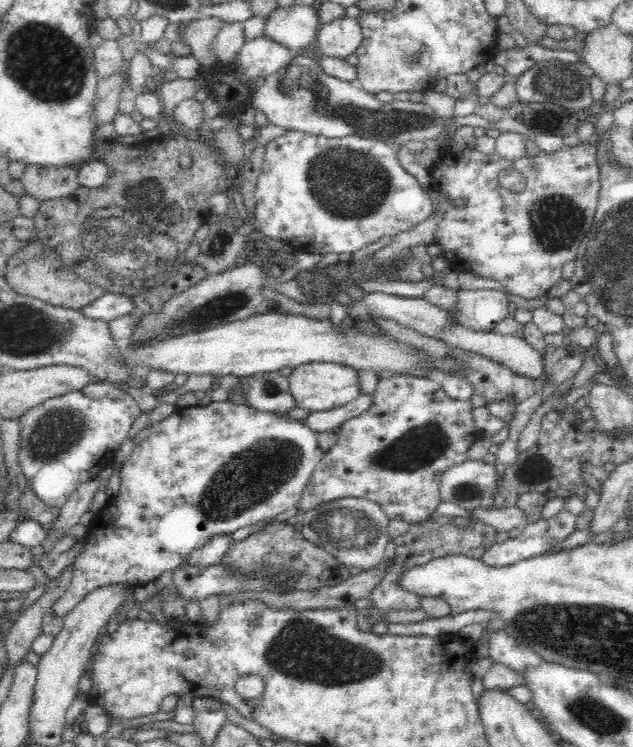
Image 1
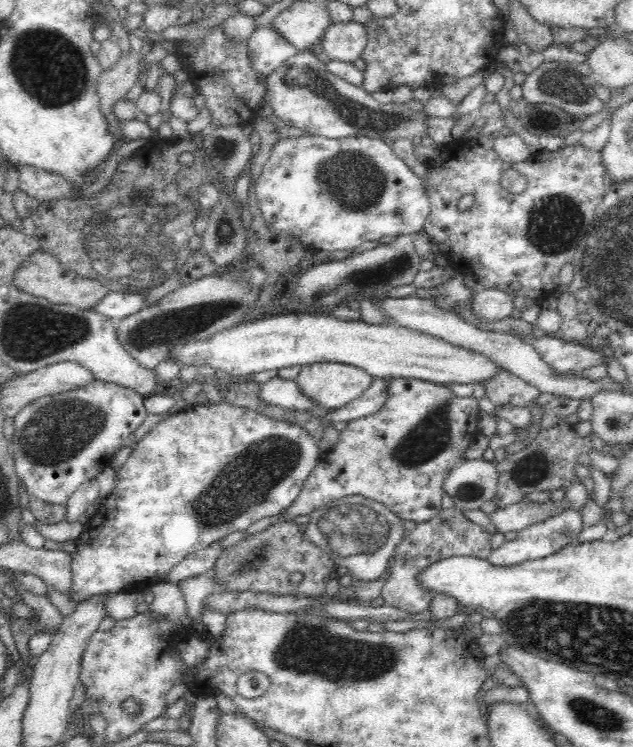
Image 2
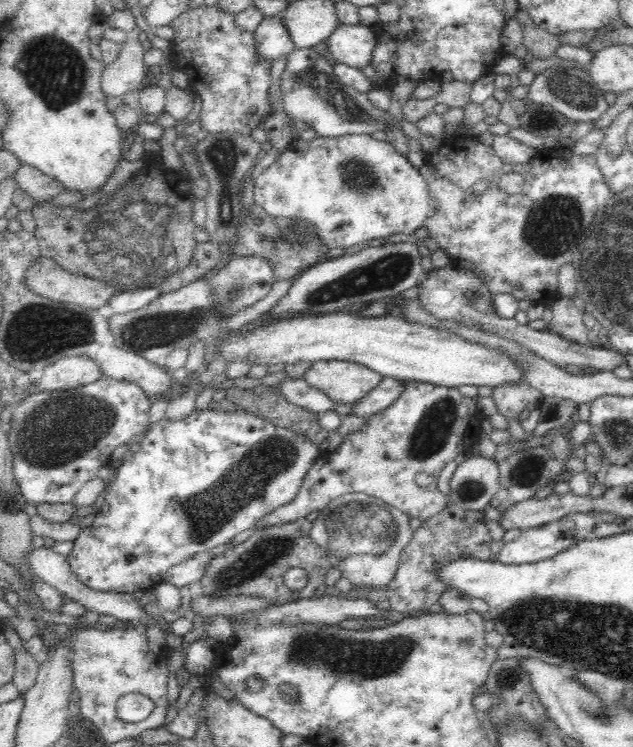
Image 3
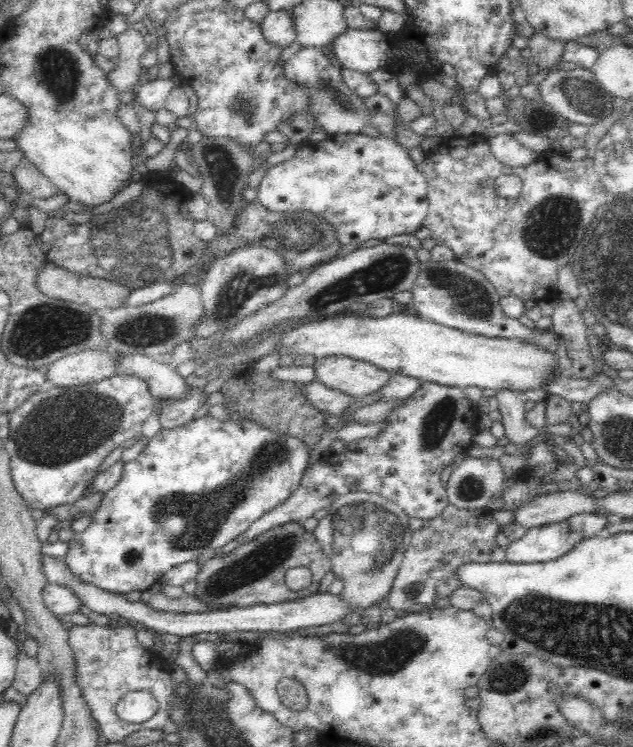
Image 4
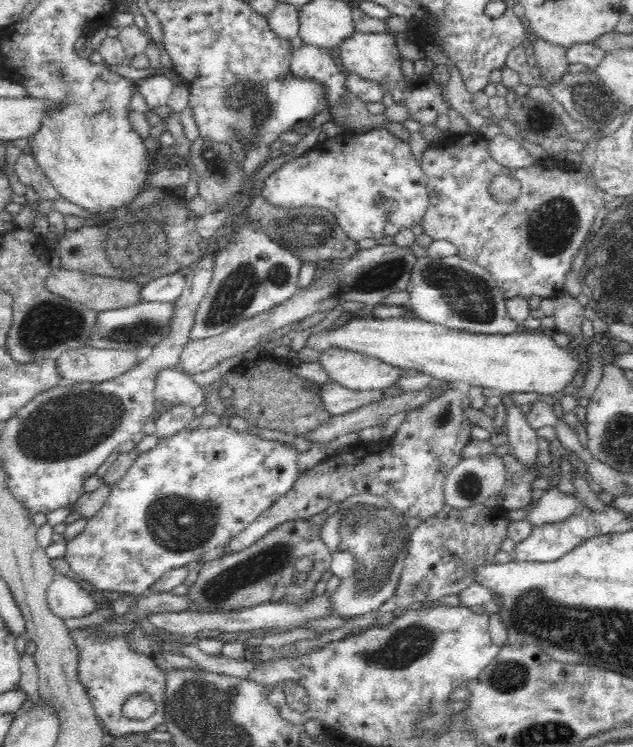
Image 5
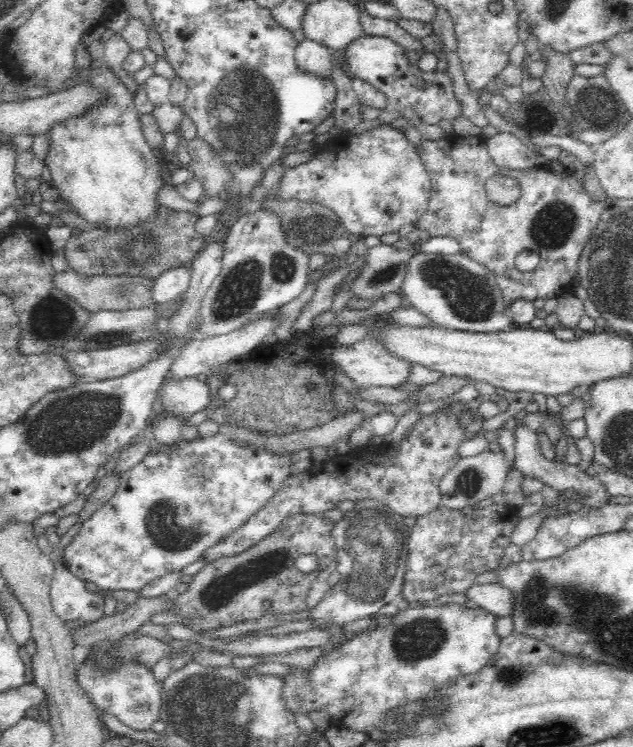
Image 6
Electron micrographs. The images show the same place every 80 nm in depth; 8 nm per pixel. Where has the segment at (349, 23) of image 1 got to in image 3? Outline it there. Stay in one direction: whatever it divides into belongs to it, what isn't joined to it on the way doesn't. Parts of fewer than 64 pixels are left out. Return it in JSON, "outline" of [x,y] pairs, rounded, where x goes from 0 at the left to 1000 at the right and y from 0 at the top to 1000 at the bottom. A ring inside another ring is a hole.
{"outline":[[[536,32],[515,51],[515,60],[531,83],[559,91],[575,88],[585,80],[585,70],[591,64],[592,44],[586,36]]]}

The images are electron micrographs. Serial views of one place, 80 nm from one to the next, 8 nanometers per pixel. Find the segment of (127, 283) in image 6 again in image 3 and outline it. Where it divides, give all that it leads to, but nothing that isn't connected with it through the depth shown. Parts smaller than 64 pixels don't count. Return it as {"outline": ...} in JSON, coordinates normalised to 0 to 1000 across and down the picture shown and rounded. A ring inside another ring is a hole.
{"outline":[[[73,344],[58,347],[39,365],[39,383],[55,394],[85,404],[120,407],[128,412],[147,415],[164,411],[182,395],[191,390],[167,382],[158,375],[120,368],[98,359],[85,348]]]}

